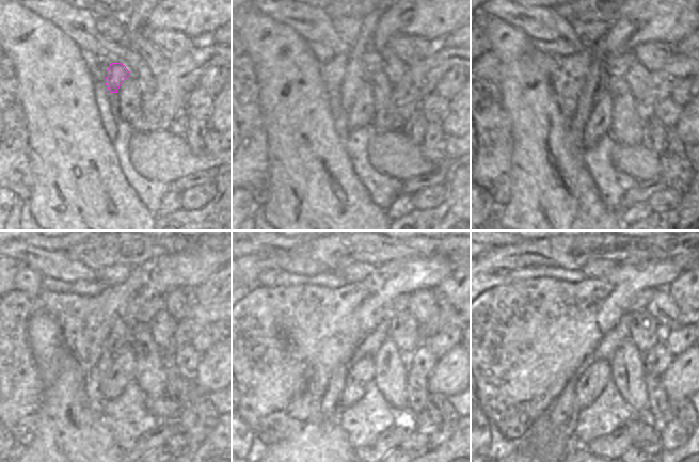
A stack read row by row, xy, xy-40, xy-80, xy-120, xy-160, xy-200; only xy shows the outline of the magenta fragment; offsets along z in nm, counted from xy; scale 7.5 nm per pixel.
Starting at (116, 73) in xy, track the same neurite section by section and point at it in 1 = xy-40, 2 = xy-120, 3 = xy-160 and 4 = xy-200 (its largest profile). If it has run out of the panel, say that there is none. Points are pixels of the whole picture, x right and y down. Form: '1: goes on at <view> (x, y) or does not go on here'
1: goes on at xy-40 (362, 52)
2: goes on at xy-120 (121, 334)
3: goes on at xy-160 (331, 407)
4: goes on at xy-200 (562, 419)

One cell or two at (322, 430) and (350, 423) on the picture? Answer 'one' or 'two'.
two

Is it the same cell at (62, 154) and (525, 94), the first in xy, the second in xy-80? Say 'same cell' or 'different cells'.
same cell

